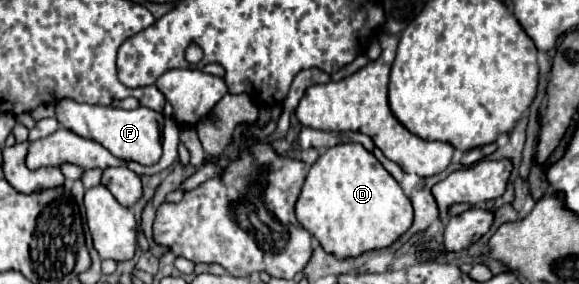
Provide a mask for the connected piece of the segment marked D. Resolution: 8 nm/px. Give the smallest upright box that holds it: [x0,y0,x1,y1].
[296,142,412,258]

